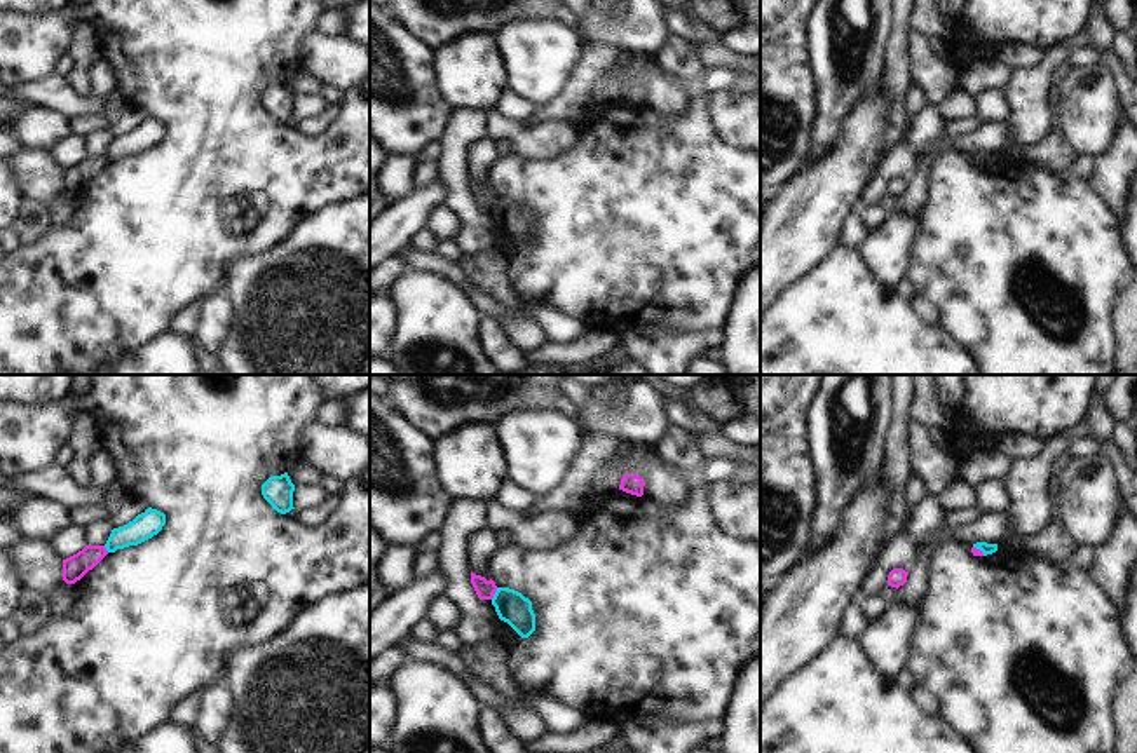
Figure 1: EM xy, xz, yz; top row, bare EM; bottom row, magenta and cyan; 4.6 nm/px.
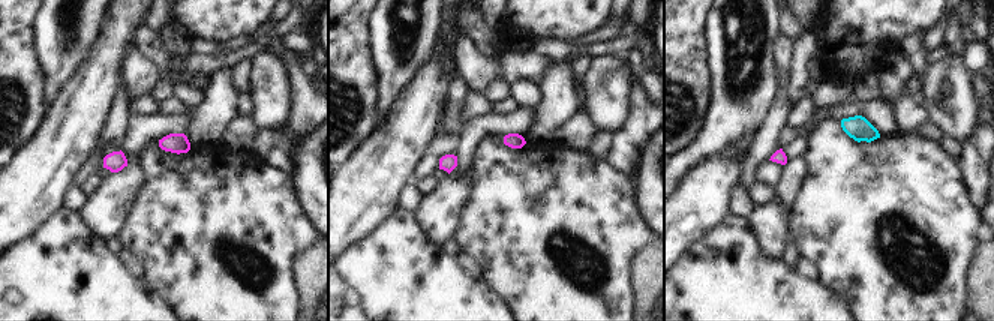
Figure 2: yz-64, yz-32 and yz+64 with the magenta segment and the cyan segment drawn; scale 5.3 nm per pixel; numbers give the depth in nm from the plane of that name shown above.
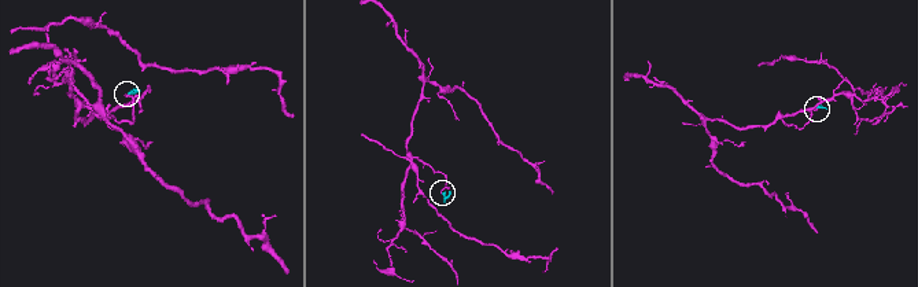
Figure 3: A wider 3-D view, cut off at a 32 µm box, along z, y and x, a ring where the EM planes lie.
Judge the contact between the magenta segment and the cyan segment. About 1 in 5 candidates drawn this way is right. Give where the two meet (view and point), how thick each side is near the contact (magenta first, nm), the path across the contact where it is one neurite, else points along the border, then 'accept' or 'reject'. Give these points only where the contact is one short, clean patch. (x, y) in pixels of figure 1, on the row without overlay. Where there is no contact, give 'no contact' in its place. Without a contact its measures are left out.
xz (494, 203) | 90/150 nm | along xz (497, 197), (490, 208) | reject

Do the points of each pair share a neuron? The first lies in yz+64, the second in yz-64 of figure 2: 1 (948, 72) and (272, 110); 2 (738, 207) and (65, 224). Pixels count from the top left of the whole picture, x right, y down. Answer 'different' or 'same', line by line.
1: same
2: different

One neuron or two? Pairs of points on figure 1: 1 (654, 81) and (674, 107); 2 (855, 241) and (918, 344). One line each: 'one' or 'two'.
1: one
2: two

